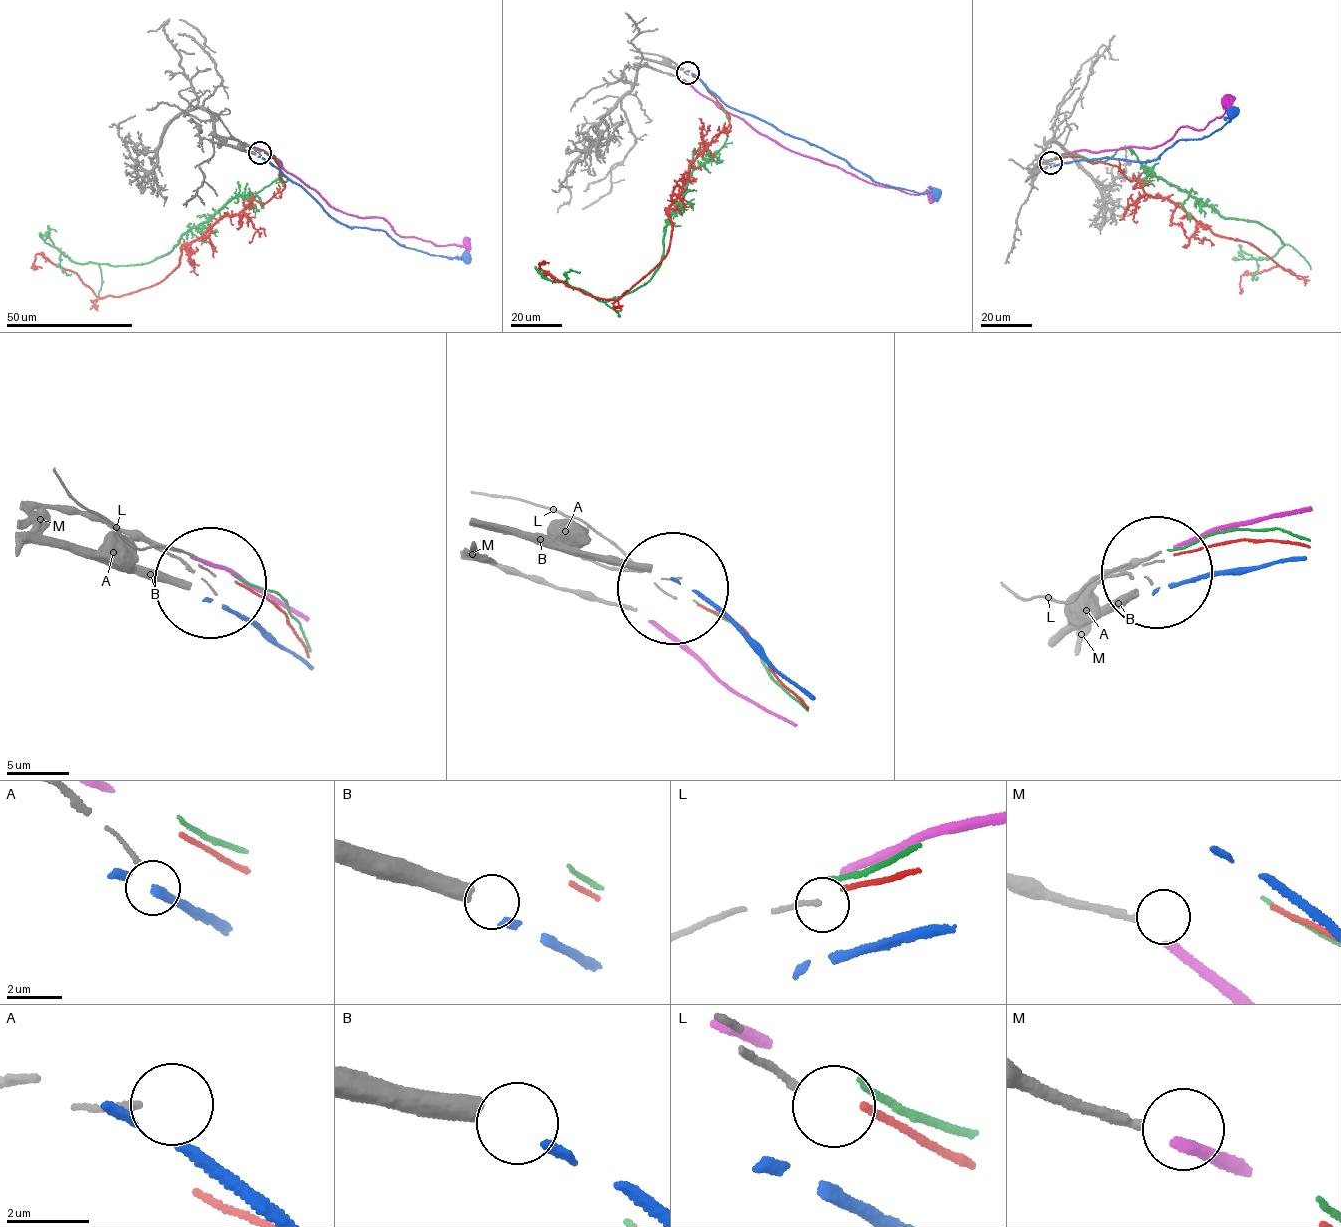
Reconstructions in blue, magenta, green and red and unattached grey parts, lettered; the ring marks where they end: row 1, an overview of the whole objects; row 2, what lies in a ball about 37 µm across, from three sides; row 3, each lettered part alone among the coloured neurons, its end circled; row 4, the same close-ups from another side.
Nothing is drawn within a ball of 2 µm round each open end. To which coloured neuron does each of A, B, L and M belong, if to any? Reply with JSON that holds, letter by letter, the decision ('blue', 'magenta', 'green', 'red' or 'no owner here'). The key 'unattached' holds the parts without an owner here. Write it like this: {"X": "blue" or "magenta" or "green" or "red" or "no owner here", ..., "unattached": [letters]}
{"A": "no owner here", "B": "no owner here", "L": "no owner here", "M": "no owner here", "unattached": ["A", "B", "L", "M"]}

